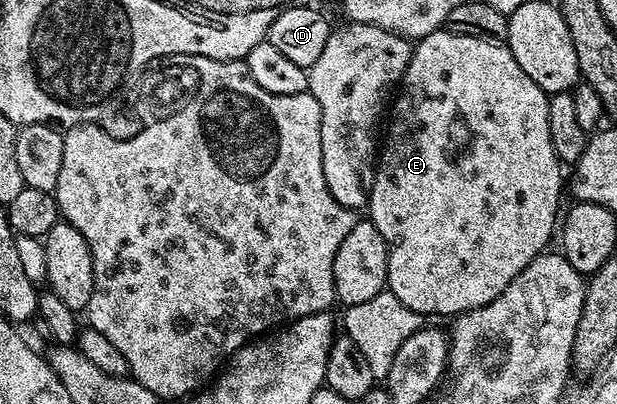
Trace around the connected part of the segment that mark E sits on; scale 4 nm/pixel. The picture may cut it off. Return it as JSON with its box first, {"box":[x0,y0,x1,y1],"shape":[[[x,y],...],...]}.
{"box":[369,28,565,316],"shape":[[[440,28],[429,36],[418,39],[414,43],[411,59],[403,74],[403,81],[398,87],[399,95],[395,98],[395,107],[390,107],[391,123],[387,126],[387,139],[382,139],[381,153],[377,158],[375,179],[371,189],[369,203],[369,219],[377,226],[377,231],[388,246],[388,278],[386,289],[405,308],[417,312],[421,316],[427,314],[451,314],[458,316],[481,308],[505,288],[520,274],[528,264],[548,249],[547,241],[551,233],[556,233],[557,219],[560,217],[559,197],[565,194],[565,174],[562,174],[559,157],[553,152],[553,140],[549,136],[549,95],[525,72],[521,72],[521,64],[513,60],[513,52],[506,44],[477,40],[473,36],[455,34],[450,28]]]}

